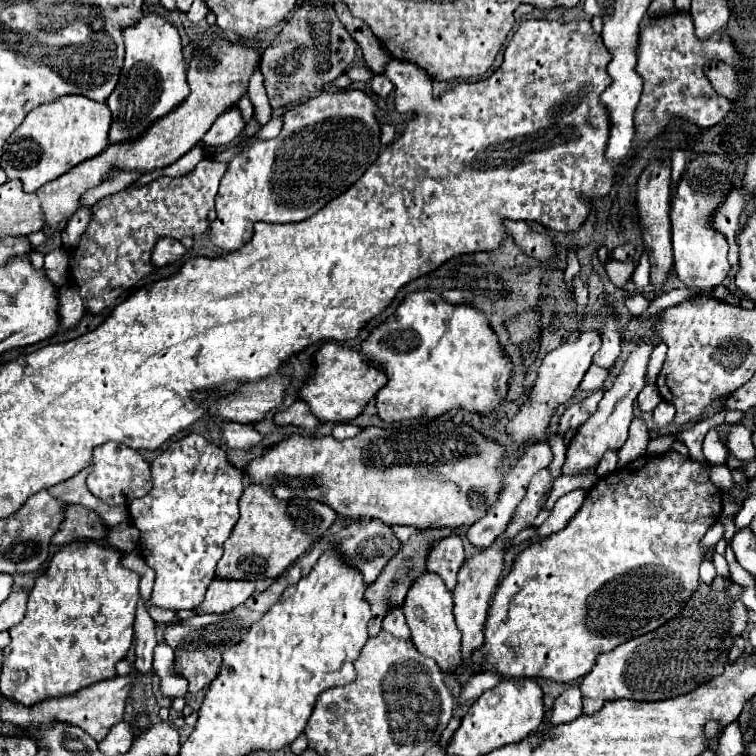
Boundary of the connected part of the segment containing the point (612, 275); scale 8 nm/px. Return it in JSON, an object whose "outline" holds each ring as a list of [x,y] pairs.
{"outline":[[[608,260],[606,262],[606,272],[608,272],[608,278],[612,280],[612,284],[620,290],[626,288],[632,272],[636,270],[638,262],[618,262],[618,260]]]}

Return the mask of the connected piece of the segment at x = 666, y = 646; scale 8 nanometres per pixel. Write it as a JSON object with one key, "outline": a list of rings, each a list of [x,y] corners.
{"outline":[[[720,576],[712,586],[698,584],[692,602],[662,628],[644,636],[632,638],[608,654],[600,654],[596,666],[582,678],[582,704],[584,714],[594,714],[606,700],[664,700],[684,692],[692,692],[700,684],[718,676],[726,662],[734,636],[740,636],[748,622],[748,610],[740,600],[742,586]]]}

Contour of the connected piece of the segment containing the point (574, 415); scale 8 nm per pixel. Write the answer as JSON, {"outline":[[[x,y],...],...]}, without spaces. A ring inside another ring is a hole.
{"outline":[[[602,390],[592,392],[588,398],[584,398],[584,400],[576,402],[576,404],[568,406],[568,408],[566,408],[566,412],[564,412],[564,416],[560,418],[558,432],[560,432],[560,434],[564,434],[566,430],[572,430],[574,426],[578,428],[584,420],[588,420],[588,418],[596,412],[596,406],[598,406],[600,398],[602,398]]]}

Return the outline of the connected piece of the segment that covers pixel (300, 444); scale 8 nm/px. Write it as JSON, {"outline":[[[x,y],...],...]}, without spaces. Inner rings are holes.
{"outline":[[[434,418],[428,422],[410,422],[392,428],[368,426],[356,438],[336,440],[332,436],[290,436],[272,446],[264,456],[248,464],[248,478],[254,484],[270,488],[278,498],[308,498],[332,506],[338,514],[358,518],[378,518],[384,524],[404,524],[414,528],[460,528],[468,530],[498,500],[502,480],[496,470],[502,468],[504,448],[486,440],[482,434],[452,420]]]}

